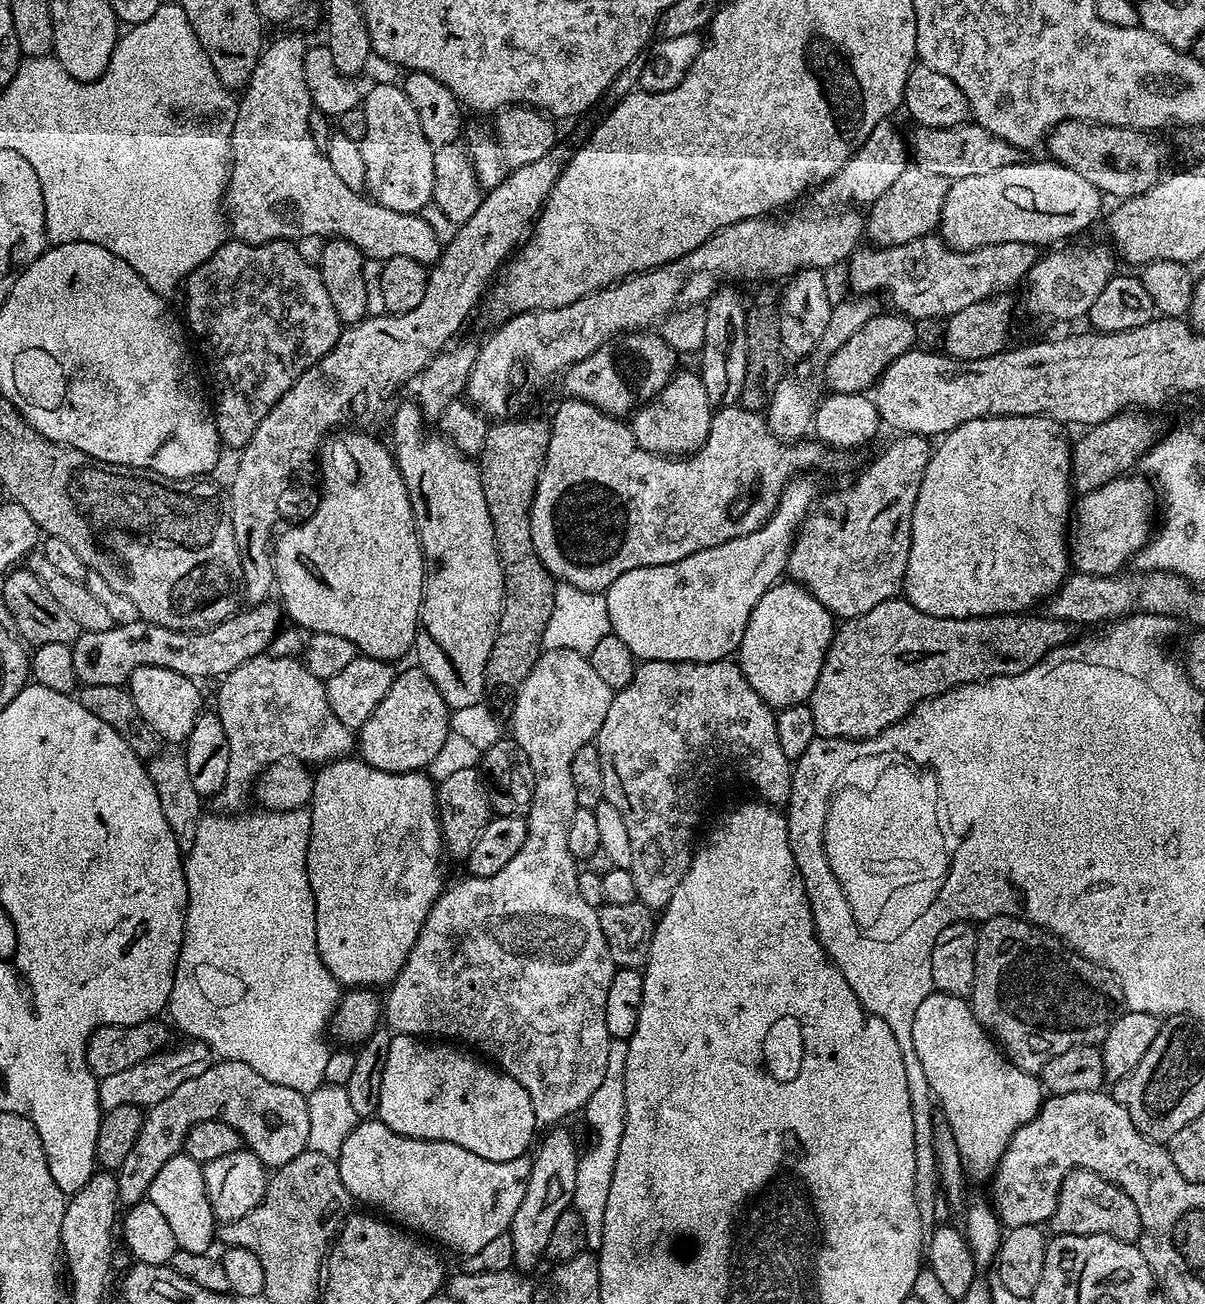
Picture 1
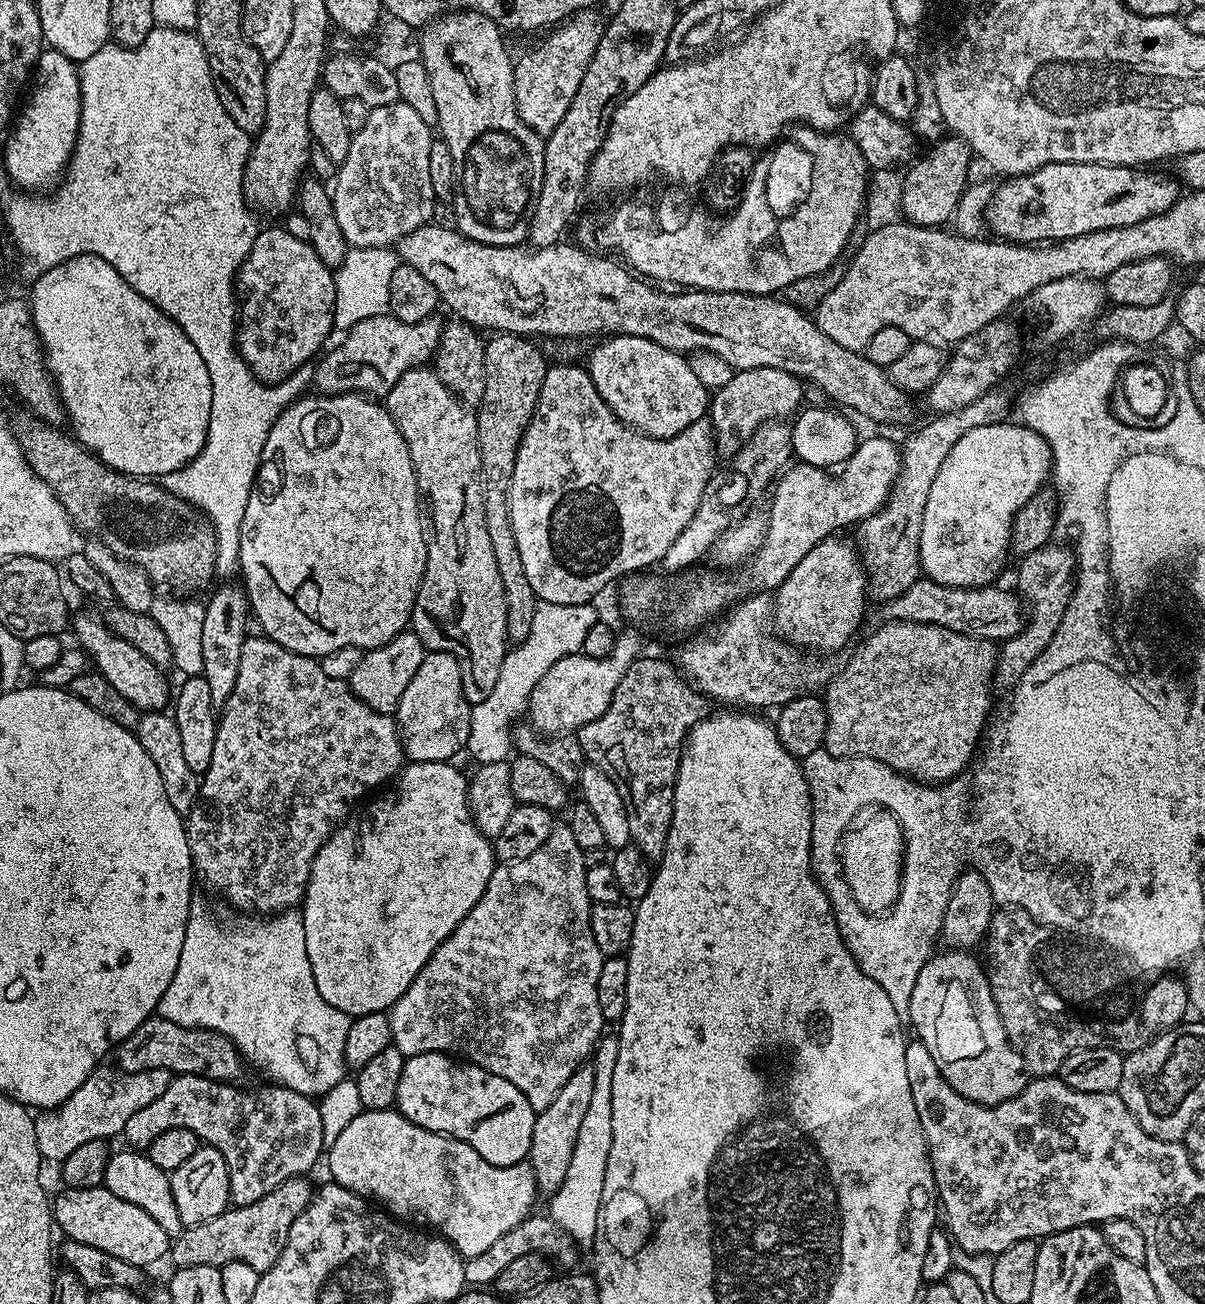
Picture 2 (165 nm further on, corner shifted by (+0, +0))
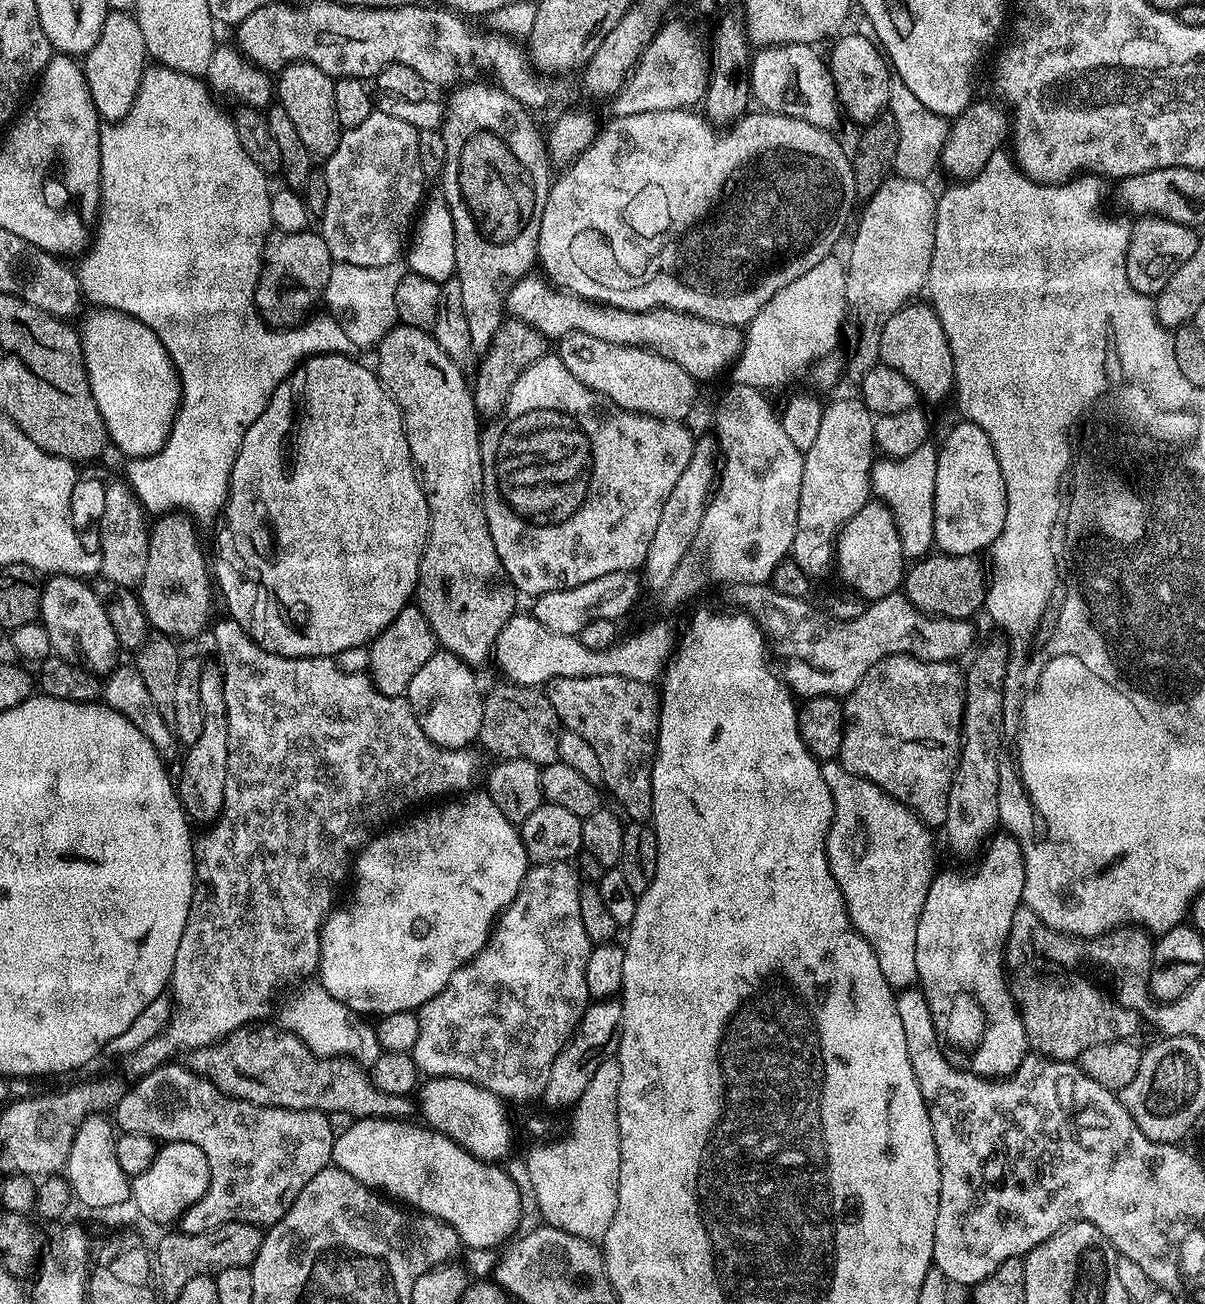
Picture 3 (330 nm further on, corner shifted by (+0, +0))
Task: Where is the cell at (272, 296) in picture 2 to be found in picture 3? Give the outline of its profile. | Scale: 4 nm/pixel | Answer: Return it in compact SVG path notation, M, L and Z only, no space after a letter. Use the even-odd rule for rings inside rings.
M273 231L264 241L264 263L260 265L260 277L256 283L256 308L265 324L277 330L303 324L313 311L311 308L316 300L318 304L323 297L333 263L330 250L319 231Z

